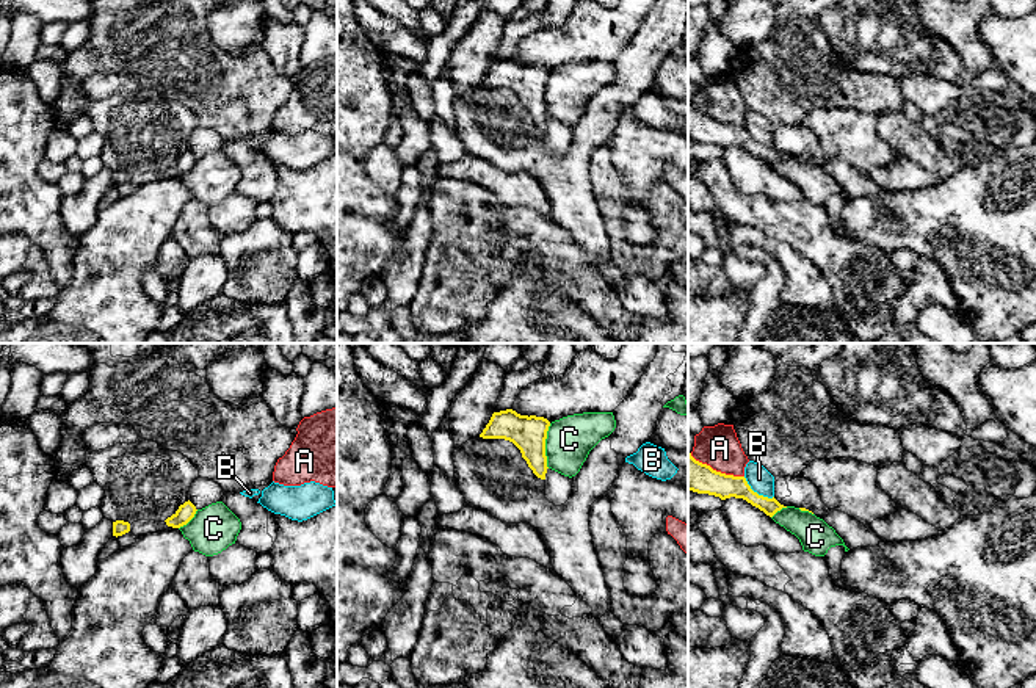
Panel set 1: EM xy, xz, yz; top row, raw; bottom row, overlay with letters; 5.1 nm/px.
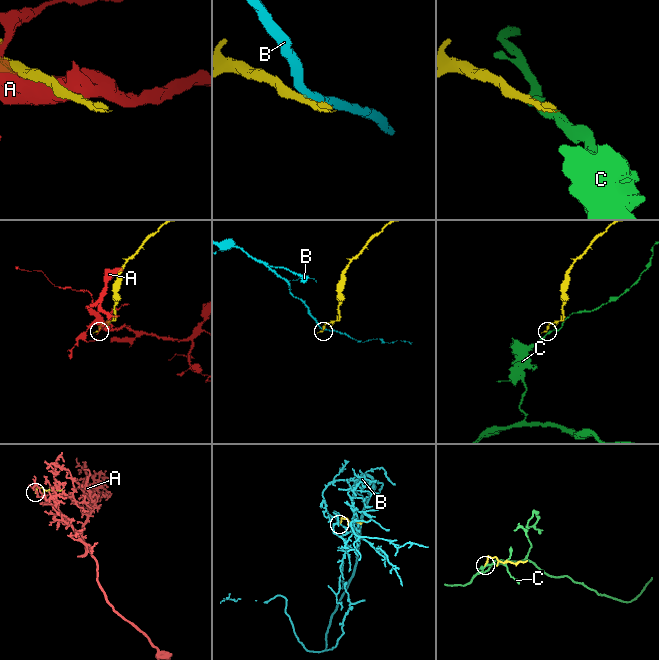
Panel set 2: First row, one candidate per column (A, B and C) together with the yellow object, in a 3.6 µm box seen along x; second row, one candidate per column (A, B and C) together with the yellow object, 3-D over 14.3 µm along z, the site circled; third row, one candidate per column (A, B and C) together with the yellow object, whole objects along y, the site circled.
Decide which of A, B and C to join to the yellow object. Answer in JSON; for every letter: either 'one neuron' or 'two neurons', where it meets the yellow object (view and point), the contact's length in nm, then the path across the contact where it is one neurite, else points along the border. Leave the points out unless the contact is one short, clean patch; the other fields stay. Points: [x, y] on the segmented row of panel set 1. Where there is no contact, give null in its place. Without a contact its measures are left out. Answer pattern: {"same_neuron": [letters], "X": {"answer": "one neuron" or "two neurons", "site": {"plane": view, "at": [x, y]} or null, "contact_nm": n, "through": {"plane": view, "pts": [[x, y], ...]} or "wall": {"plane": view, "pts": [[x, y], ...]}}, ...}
{"same_neuron": [], "A": {"answer": "two neurons", "site": {"plane": "yz", "at": [715, 470]}, "contact_nm": 300}, "B": {"answer": "two neurons", "site": {"plane": "yz", "at": [756, 492]}, "contact_nm": 190, "wall": {"plane": "yz", "pts": [[743, 477], [754, 491], [773, 497]]}}, "C": {"answer": "two neurons", "site": {"plane": "xz", "at": [544, 445]}, "contact_nm": 240, "wall": {"plane": "xz", "pts": [[550, 423], [546, 433], [547, 467]]}}}

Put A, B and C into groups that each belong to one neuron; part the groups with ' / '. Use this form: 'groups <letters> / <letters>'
groups A / B / C

